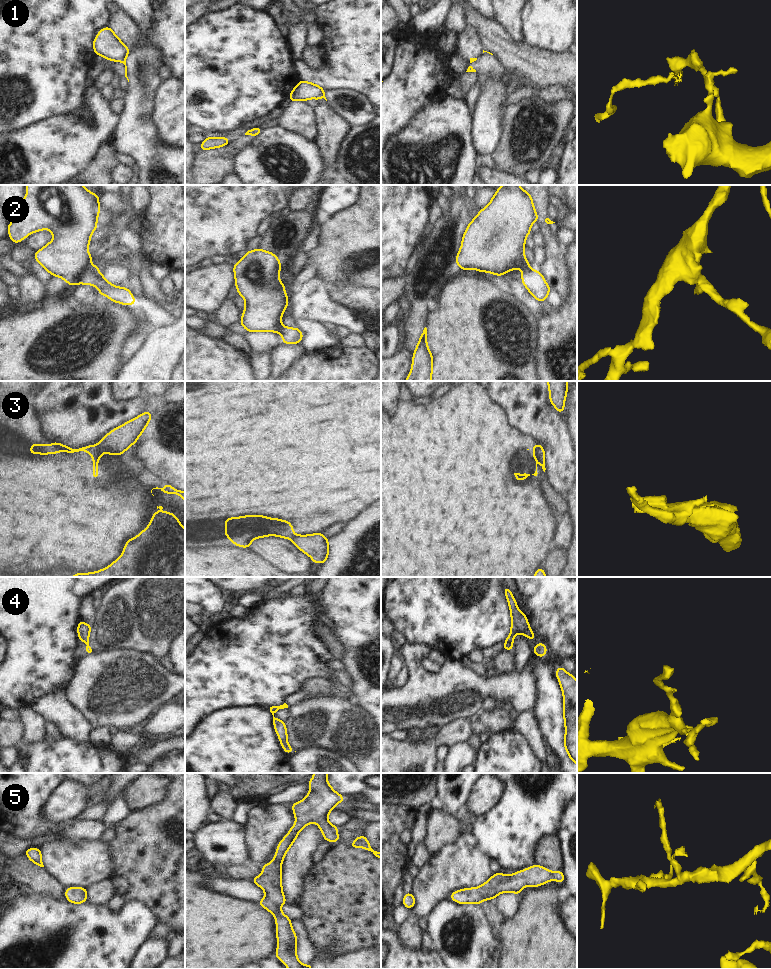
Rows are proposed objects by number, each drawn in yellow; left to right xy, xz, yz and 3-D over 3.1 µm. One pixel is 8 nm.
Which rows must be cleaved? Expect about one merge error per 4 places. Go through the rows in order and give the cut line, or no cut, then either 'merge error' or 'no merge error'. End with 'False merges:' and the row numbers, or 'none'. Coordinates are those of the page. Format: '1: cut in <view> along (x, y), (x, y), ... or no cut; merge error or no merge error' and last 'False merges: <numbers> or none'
1: cut in xy along (125, 56), (121, 61); merge error
2: cut in xy along (91, 265), (75, 283); merge error
3: cut in xy along (96, 446), (98, 460); merge error
4: no cut; no merge error
5: no cut; no merge error
False merges: 1, 2, 3

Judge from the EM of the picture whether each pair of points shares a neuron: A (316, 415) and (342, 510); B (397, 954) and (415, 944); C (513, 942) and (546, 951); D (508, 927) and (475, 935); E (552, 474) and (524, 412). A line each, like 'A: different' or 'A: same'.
A: same
B: different
C: same
D: different
E: same

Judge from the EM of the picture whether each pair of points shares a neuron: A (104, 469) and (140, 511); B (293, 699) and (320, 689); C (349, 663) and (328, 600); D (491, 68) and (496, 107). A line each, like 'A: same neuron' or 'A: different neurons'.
A: same neuron
B: same neuron
C: same neuron
D: same neuron

